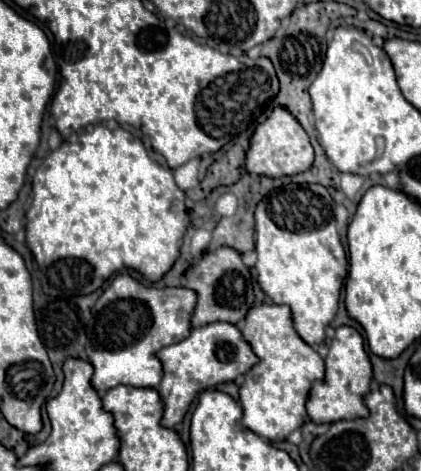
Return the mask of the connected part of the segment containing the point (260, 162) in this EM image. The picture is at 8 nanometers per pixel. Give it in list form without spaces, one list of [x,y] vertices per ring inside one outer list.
[[[274,107],[268,119],[254,129],[250,149],[246,153],[246,171],[250,175],[268,175],[268,177],[296,175],[310,169],[312,161],[314,149],[308,133],[304,133],[304,127],[284,107]]]

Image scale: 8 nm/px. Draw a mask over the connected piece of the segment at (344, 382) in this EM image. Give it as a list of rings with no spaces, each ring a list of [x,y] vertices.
[[[338,327],[326,357],[326,375],[322,381],[316,381],[312,385],[306,401],[306,411],[310,421],[336,423],[336,421],[352,421],[358,417],[368,417],[364,395],[368,391],[370,379],[372,379],[372,365],[364,351],[362,335],[352,327]]]

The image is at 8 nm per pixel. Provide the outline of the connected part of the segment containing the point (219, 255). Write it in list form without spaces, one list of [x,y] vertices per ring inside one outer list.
[[[220,247],[206,253],[200,263],[186,273],[186,289],[192,289],[198,297],[192,311],[192,327],[202,327],[216,321],[228,321],[236,325],[244,319],[248,307],[254,301],[254,293],[250,293],[250,273],[240,255],[230,247]]]

